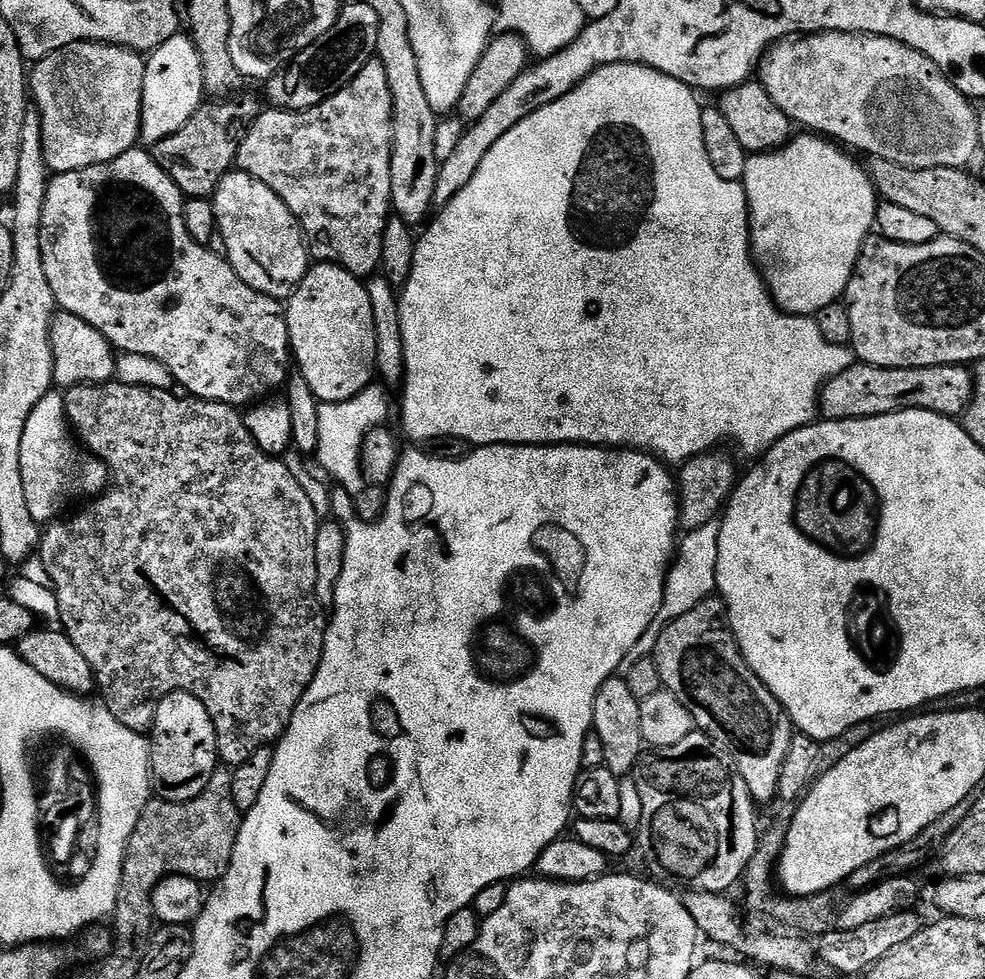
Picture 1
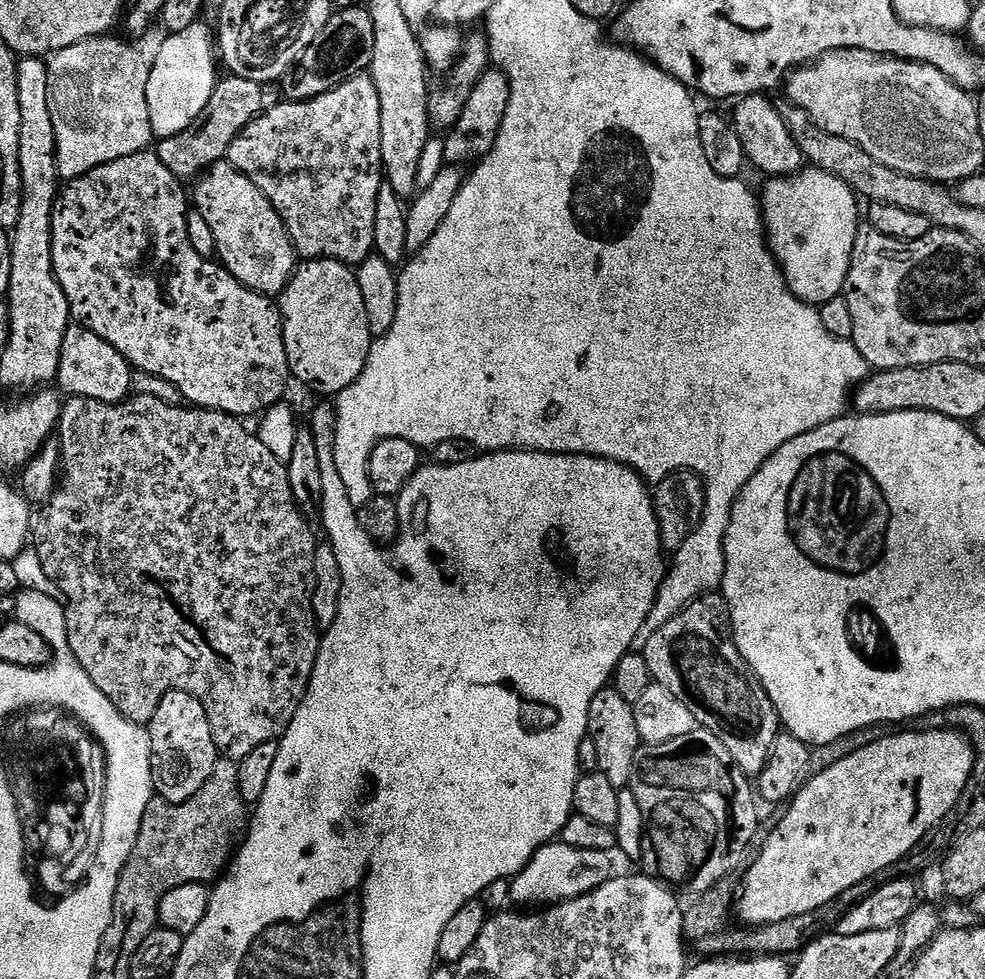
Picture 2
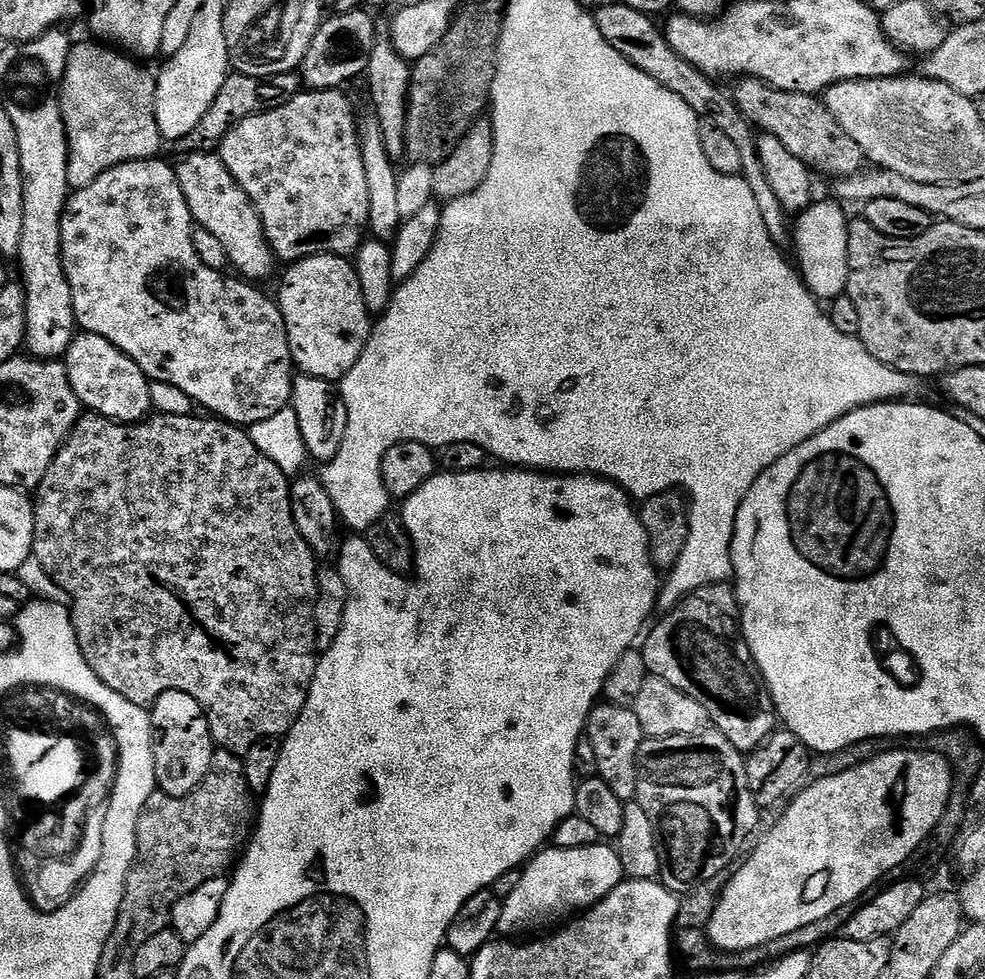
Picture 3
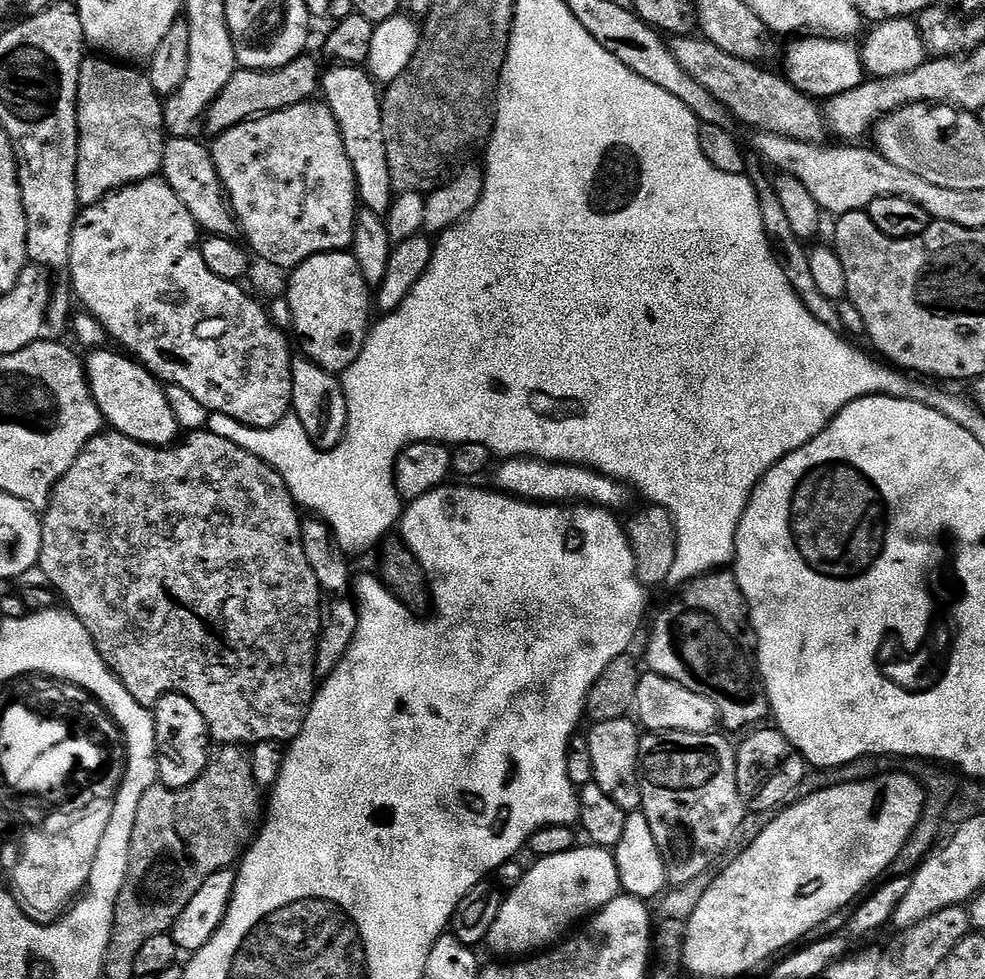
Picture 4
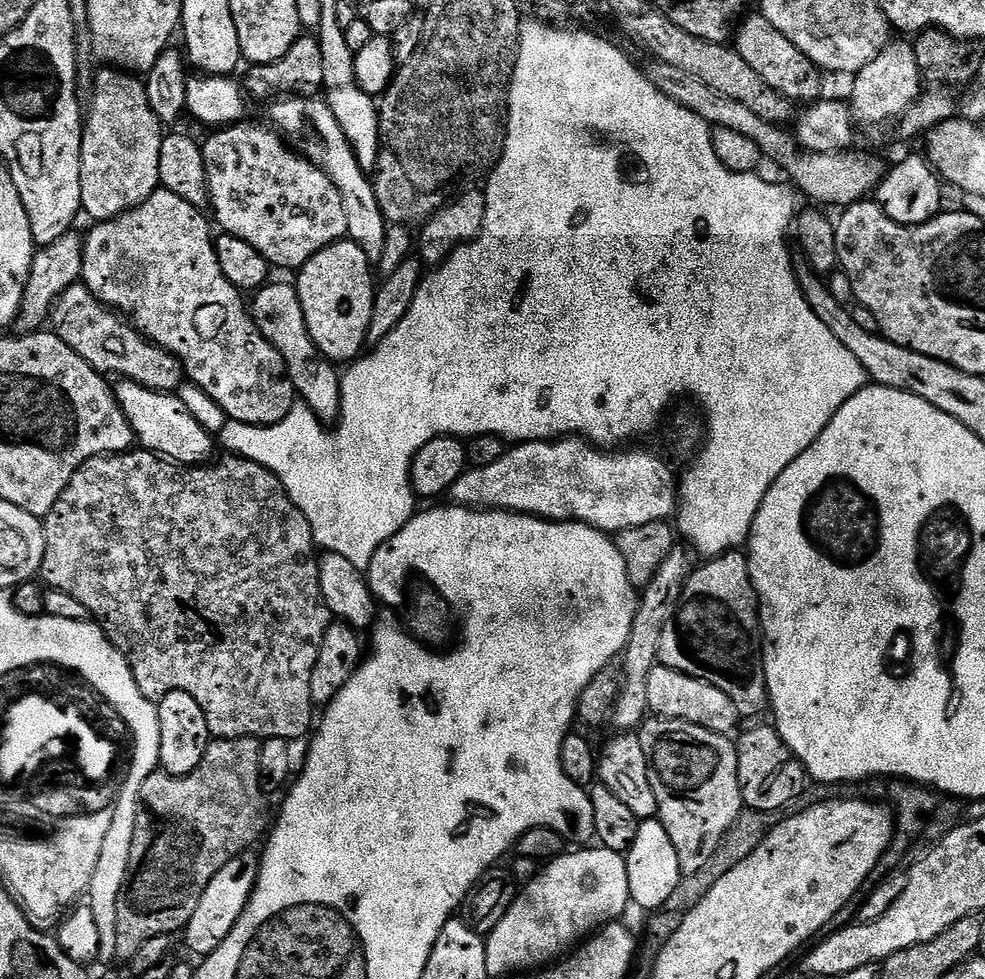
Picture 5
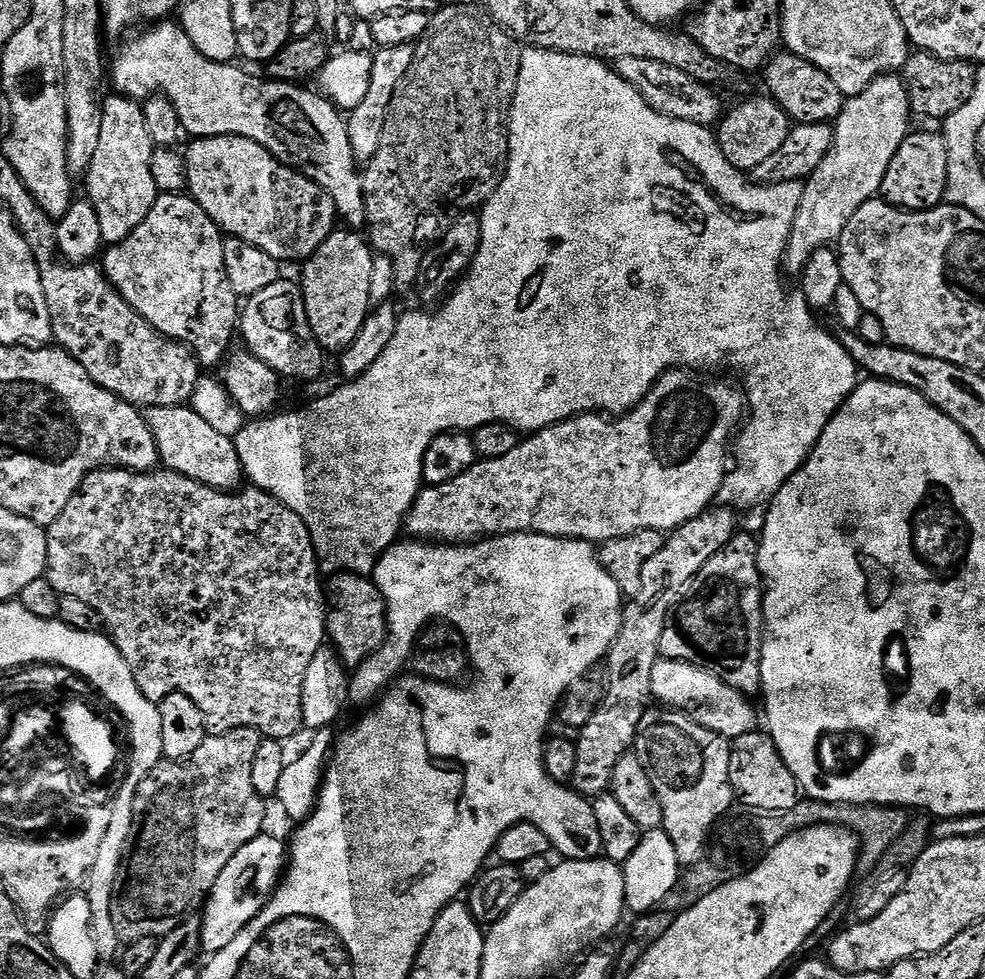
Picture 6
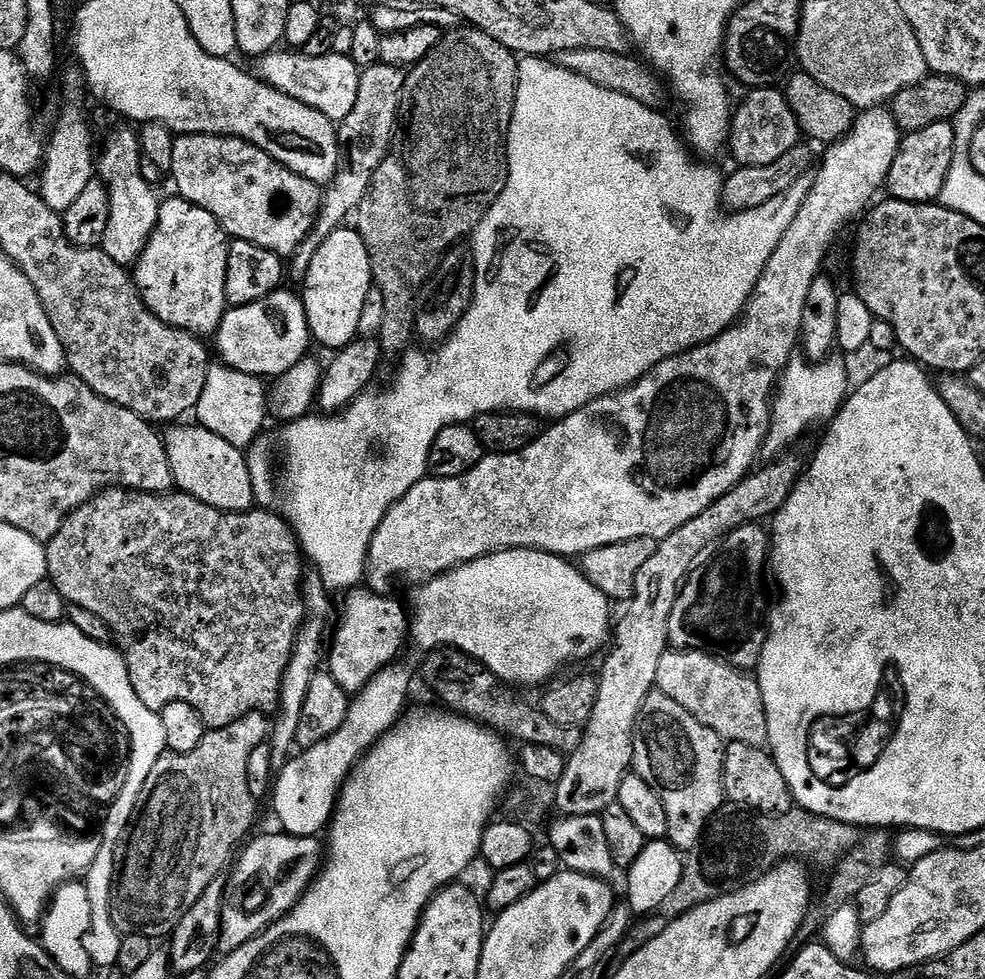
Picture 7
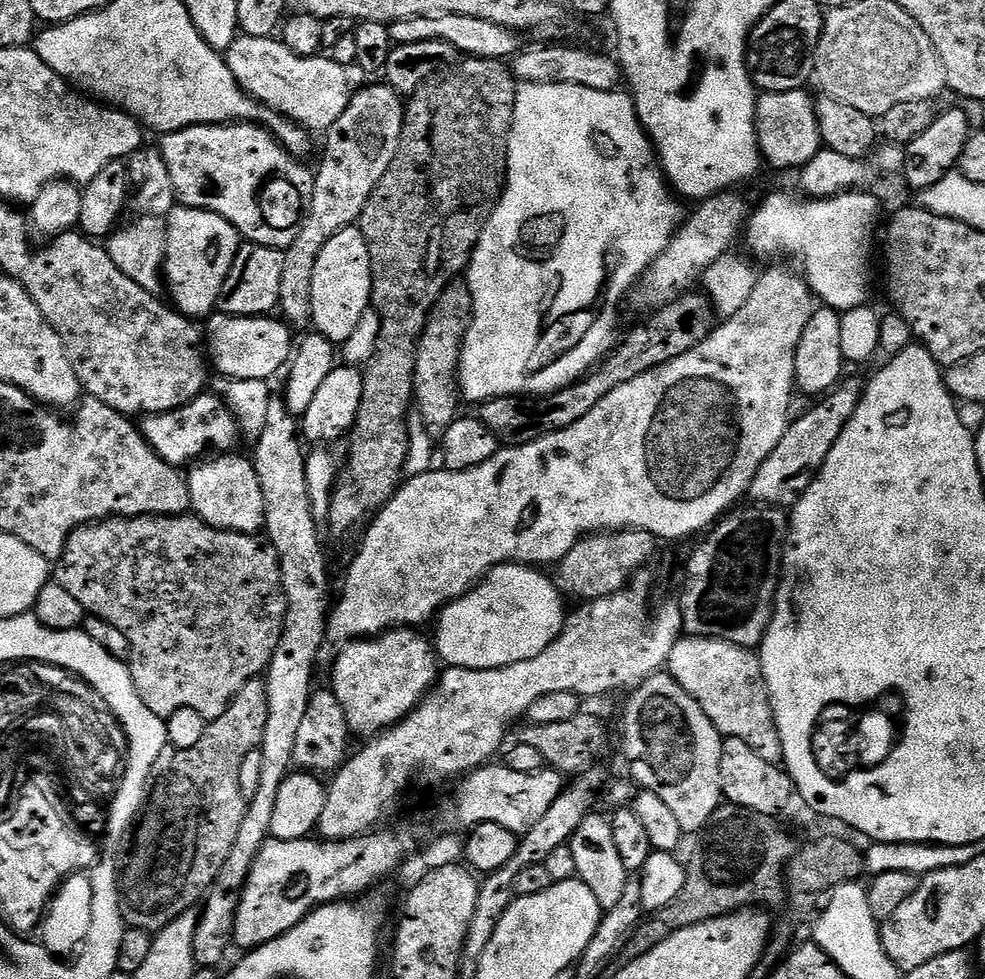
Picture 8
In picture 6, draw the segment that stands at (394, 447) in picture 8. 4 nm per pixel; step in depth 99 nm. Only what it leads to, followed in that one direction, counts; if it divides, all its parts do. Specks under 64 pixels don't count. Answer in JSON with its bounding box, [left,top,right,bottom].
[362,8,522,285]

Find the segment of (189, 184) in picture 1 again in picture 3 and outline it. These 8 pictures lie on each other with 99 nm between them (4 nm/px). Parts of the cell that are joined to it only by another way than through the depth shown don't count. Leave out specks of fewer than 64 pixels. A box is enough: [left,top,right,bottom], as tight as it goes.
[178,71,302,154]

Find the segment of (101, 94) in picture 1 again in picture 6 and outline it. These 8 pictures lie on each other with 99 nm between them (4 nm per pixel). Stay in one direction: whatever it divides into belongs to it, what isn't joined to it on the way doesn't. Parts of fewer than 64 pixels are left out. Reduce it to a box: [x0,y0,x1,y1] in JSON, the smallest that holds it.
[86,95,158,246]

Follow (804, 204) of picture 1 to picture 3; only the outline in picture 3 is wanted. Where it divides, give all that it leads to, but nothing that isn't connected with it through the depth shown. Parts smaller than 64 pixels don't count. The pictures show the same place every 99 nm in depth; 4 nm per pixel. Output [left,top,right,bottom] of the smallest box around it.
[794,200,850,302]

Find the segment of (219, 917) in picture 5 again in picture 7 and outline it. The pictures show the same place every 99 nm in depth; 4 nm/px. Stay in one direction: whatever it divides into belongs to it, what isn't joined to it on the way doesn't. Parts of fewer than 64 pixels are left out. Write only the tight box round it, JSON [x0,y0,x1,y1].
[220,835,326,954]

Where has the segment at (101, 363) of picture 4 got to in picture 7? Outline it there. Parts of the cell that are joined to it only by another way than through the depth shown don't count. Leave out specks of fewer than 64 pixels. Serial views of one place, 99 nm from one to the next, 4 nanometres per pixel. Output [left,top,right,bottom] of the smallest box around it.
[163,422,255,512]

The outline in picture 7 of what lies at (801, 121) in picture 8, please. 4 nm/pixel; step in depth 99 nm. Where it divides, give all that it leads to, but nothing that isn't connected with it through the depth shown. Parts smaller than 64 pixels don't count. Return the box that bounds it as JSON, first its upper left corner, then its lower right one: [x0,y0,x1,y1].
[730,87,802,168]

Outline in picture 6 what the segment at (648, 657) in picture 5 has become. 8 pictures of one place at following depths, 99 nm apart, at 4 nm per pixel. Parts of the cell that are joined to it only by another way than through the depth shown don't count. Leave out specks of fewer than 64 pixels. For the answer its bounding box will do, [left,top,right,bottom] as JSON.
[570,506,738,798]

